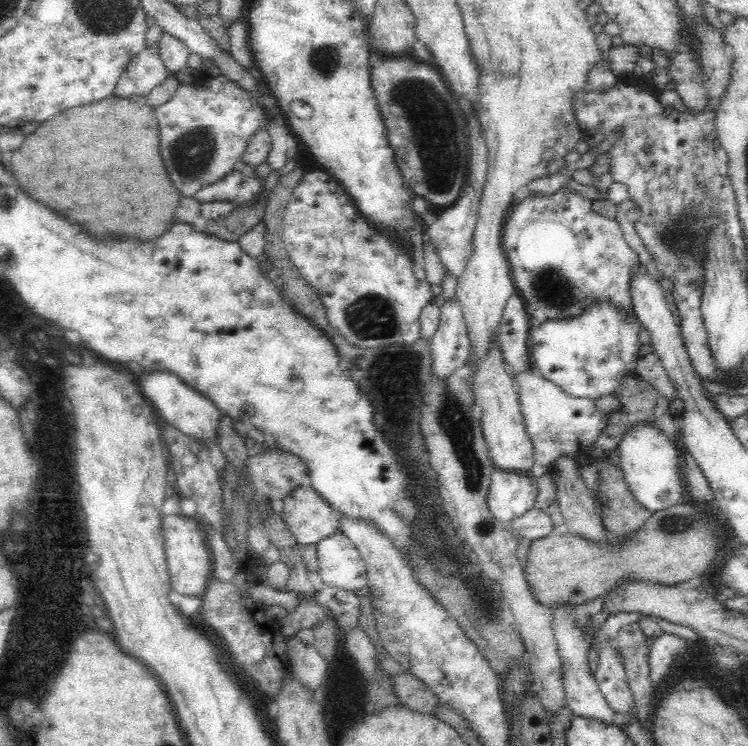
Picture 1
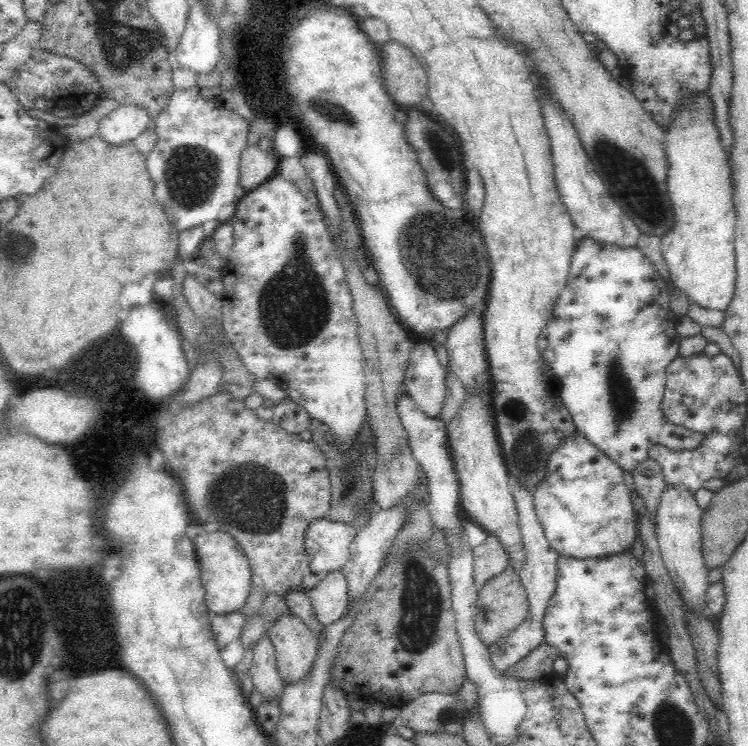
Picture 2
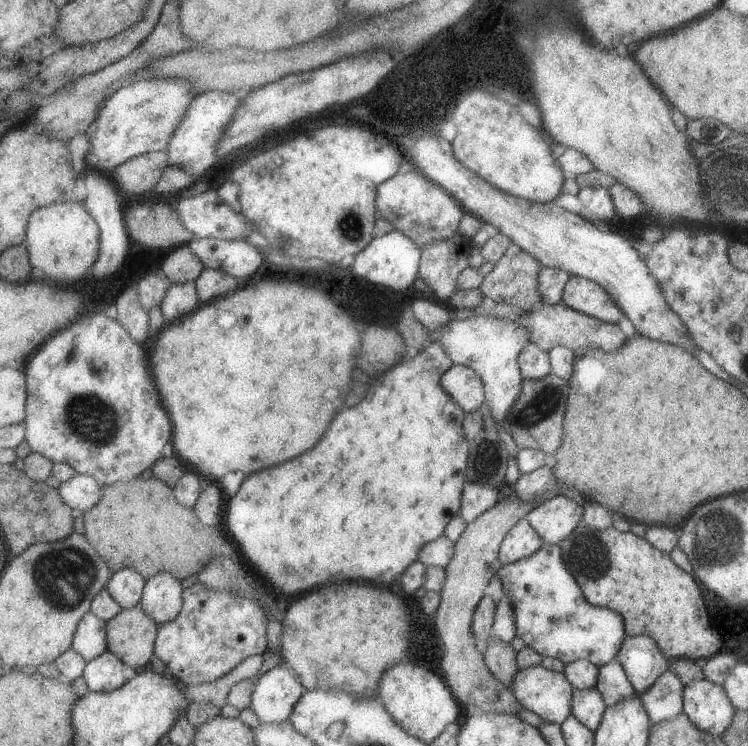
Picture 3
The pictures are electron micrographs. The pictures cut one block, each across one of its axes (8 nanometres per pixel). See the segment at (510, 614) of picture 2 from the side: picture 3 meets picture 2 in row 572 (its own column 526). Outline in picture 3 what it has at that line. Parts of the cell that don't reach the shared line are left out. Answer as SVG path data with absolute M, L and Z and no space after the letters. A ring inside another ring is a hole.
M515 492L499 499L491 508L481 513L475 520L465 525L463 536L456 543L456 553L446 568L447 582L442 590L442 603L437 611L435 628L445 646L442 668L445 680L453 689L466 712L517 713L521 710L518 700L511 689L505 688L489 671L484 663L483 654L475 648L473 633L474 612L479 600L487 592L491 576L497 574L501 566L498 552L502 540L527 513L540 502L518 497Z

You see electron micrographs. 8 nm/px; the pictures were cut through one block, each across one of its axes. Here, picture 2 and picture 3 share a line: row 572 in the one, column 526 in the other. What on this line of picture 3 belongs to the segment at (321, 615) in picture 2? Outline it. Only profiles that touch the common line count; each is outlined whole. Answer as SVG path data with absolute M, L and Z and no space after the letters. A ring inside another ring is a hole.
M476 315L457 316L440 331L433 332L435 341L441 341L455 365L474 369L485 386L485 404L490 408L492 419L504 428L504 418L522 388L522 373L518 367L518 355L530 340L528 330L511 319Z

